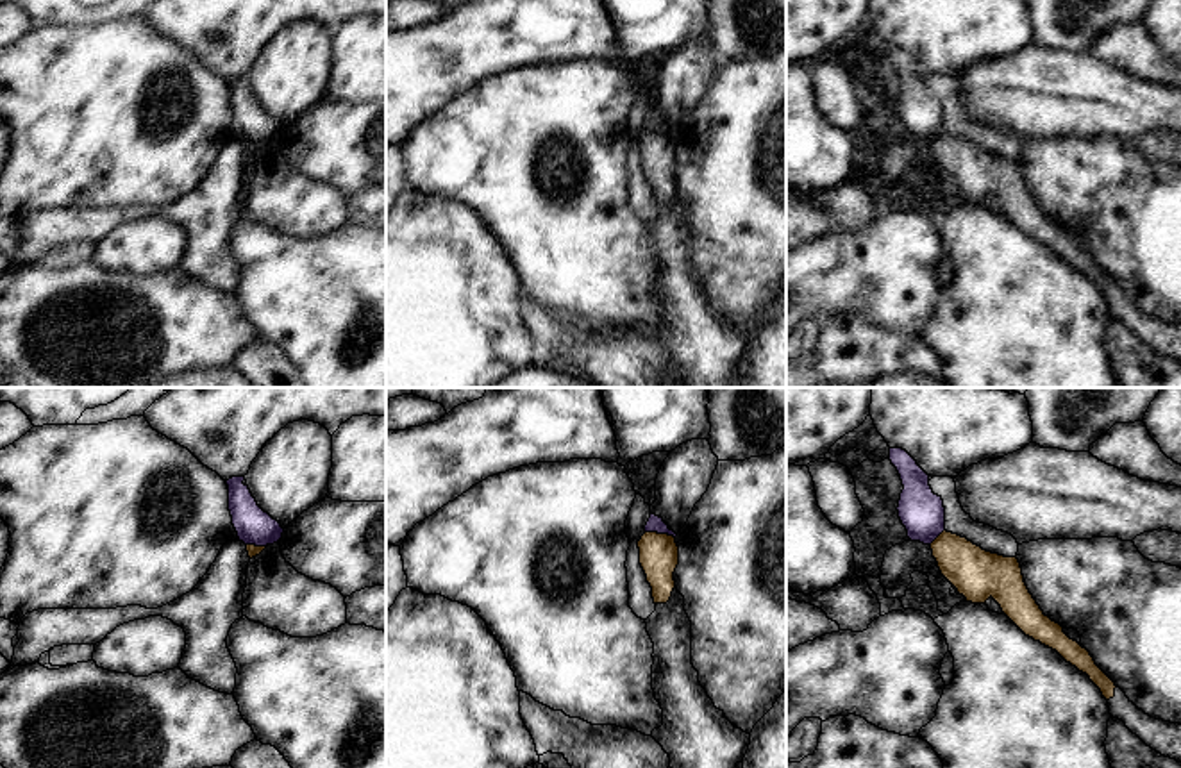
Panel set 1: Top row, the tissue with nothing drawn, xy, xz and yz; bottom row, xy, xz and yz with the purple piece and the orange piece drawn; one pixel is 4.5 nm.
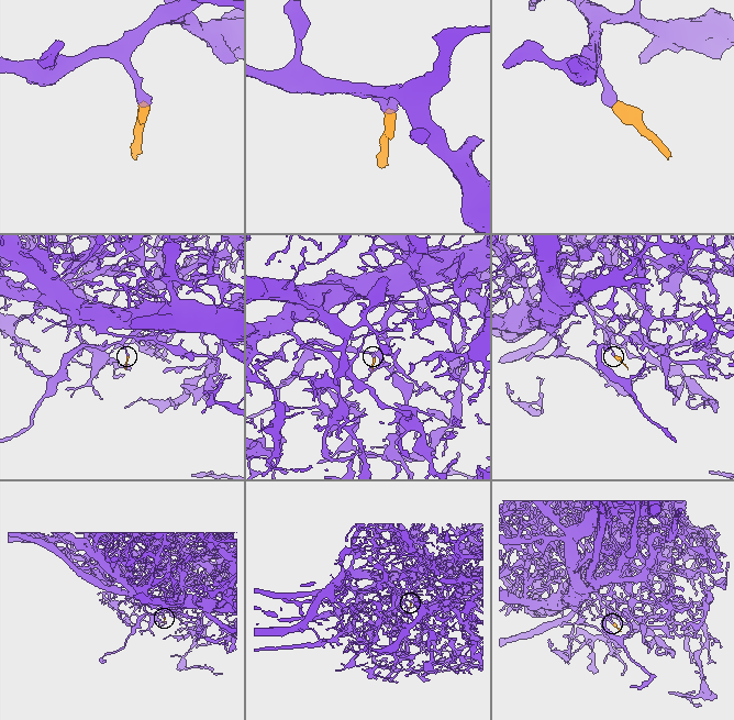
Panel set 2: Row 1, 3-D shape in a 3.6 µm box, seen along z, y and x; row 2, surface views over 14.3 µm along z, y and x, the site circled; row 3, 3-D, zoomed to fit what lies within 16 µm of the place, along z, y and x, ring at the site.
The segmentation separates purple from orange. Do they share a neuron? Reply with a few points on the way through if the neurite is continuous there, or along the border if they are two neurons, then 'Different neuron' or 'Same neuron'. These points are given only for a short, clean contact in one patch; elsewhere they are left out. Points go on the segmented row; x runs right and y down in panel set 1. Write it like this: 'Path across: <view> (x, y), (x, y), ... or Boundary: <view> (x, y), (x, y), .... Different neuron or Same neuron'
Boundary: xz (645, 531), (674, 538). Different neuron

